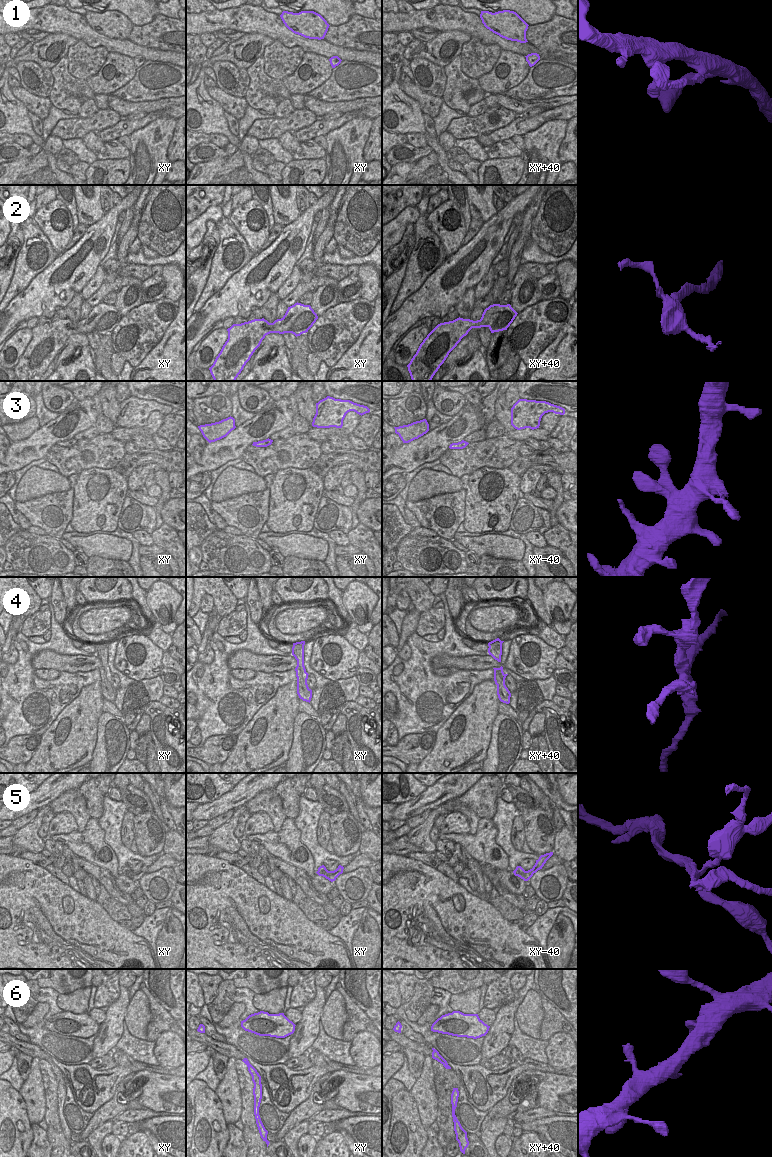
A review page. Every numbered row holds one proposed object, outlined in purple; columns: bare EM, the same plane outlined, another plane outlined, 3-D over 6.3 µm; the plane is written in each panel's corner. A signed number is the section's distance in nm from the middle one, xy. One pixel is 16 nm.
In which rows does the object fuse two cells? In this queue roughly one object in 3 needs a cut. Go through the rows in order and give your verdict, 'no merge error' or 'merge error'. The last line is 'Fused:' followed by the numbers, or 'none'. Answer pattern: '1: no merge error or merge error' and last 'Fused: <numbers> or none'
1: merge error
2: no merge error
3: no merge error
4: merge error
5: merge error
6: merge error
Fused: 1, 4, 5, 6

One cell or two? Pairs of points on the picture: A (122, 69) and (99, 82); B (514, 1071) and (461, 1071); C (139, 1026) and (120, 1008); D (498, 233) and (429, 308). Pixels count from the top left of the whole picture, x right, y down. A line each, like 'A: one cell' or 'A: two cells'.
A: one cell
B: one cell
C: two cells
D: one cell

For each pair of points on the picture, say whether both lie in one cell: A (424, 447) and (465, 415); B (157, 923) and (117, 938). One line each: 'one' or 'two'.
A: one
B: two

